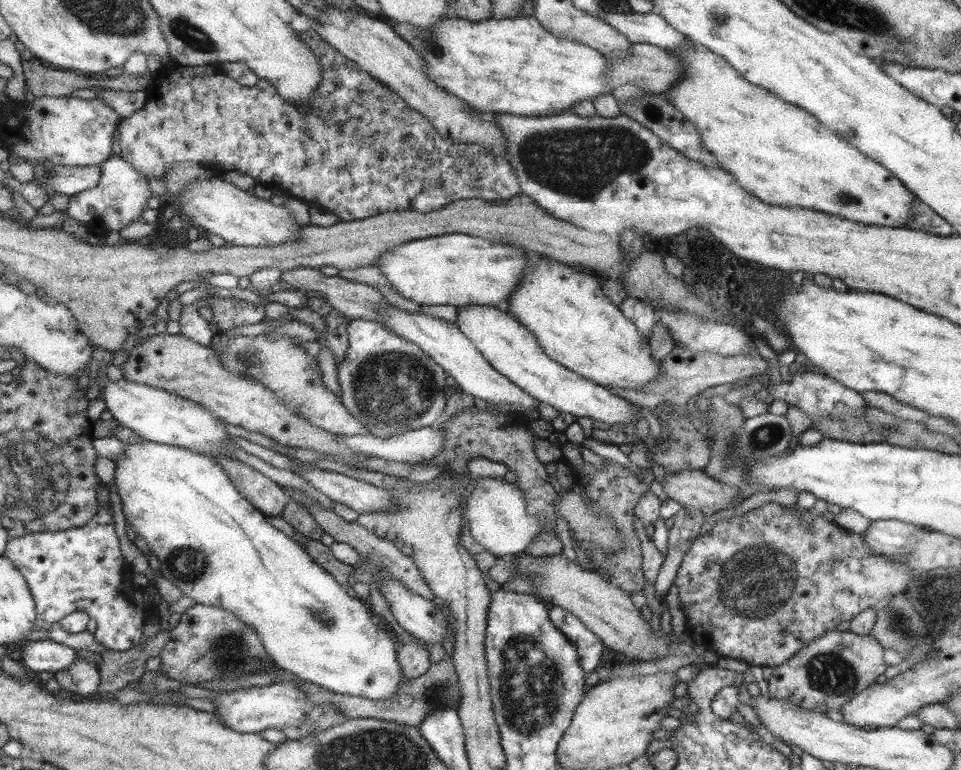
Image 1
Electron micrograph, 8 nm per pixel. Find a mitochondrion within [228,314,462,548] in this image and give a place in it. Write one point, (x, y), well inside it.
(392, 389)

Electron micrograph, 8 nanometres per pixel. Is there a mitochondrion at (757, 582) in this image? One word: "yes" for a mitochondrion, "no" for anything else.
yes

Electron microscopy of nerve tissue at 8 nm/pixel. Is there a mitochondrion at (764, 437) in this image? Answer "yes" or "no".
yes

